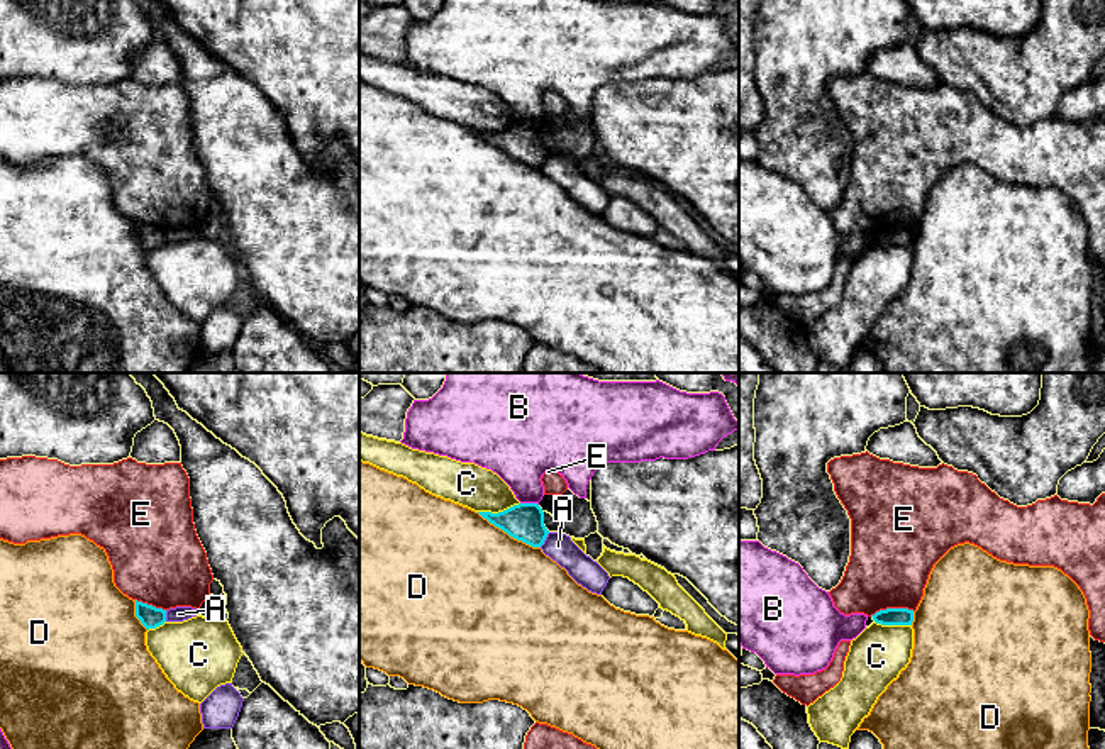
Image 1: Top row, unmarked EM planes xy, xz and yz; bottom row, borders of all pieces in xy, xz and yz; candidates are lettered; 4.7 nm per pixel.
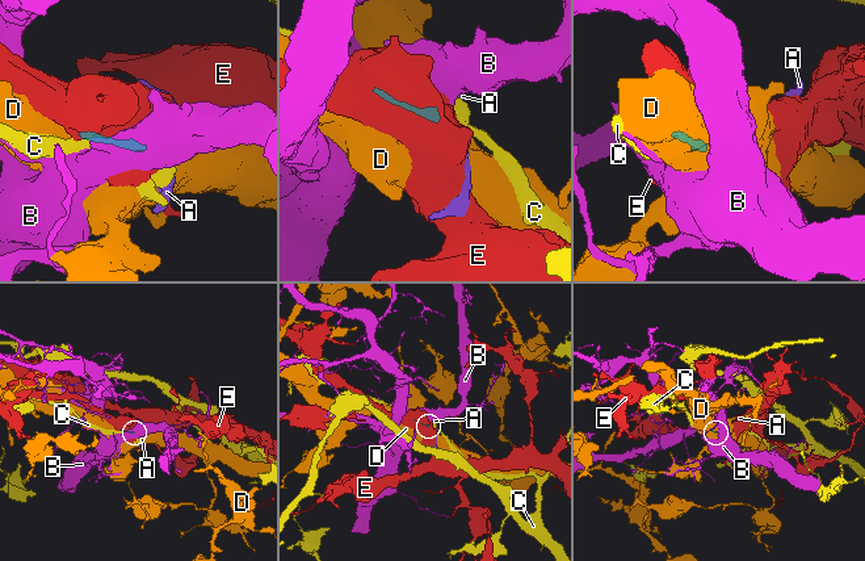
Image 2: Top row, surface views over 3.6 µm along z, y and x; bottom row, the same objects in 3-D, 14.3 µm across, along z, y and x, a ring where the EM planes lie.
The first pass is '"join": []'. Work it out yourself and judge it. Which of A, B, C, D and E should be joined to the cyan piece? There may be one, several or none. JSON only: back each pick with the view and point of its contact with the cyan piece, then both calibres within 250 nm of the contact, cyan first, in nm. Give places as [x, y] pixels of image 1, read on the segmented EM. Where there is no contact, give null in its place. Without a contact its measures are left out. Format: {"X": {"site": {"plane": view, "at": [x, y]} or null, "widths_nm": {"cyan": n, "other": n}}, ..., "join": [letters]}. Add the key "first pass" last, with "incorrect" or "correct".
{"join": [], "first pass": "correct"}

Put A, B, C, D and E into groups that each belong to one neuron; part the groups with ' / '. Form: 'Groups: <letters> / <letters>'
Groups: A / B / C / D / E

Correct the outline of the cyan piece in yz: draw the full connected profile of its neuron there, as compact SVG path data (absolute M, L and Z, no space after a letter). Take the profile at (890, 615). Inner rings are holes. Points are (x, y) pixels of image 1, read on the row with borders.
M886 608L871 615L876 624L881 625L912 625L913 610L908 608Z

